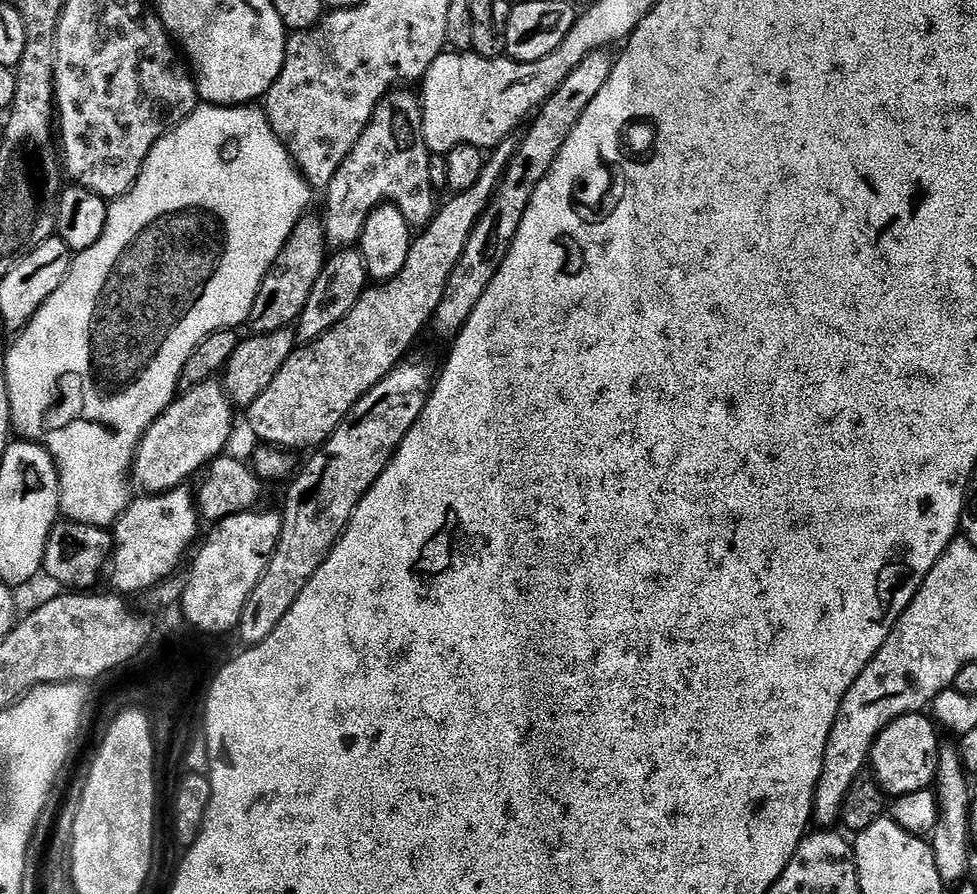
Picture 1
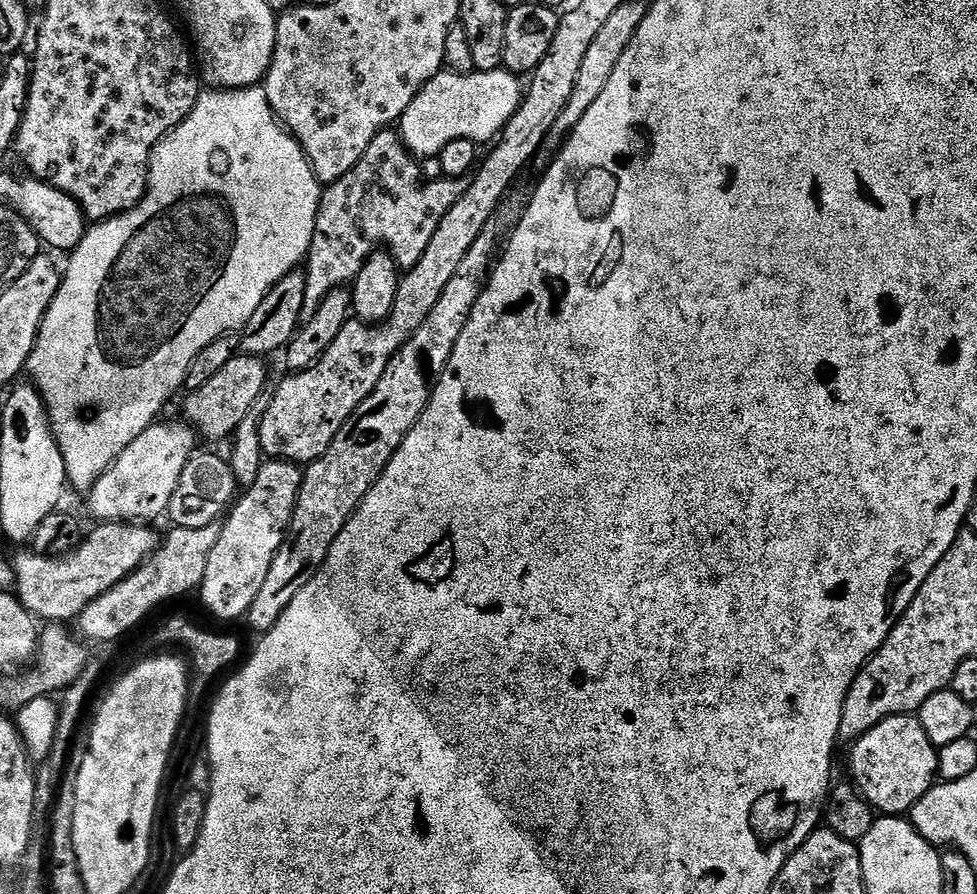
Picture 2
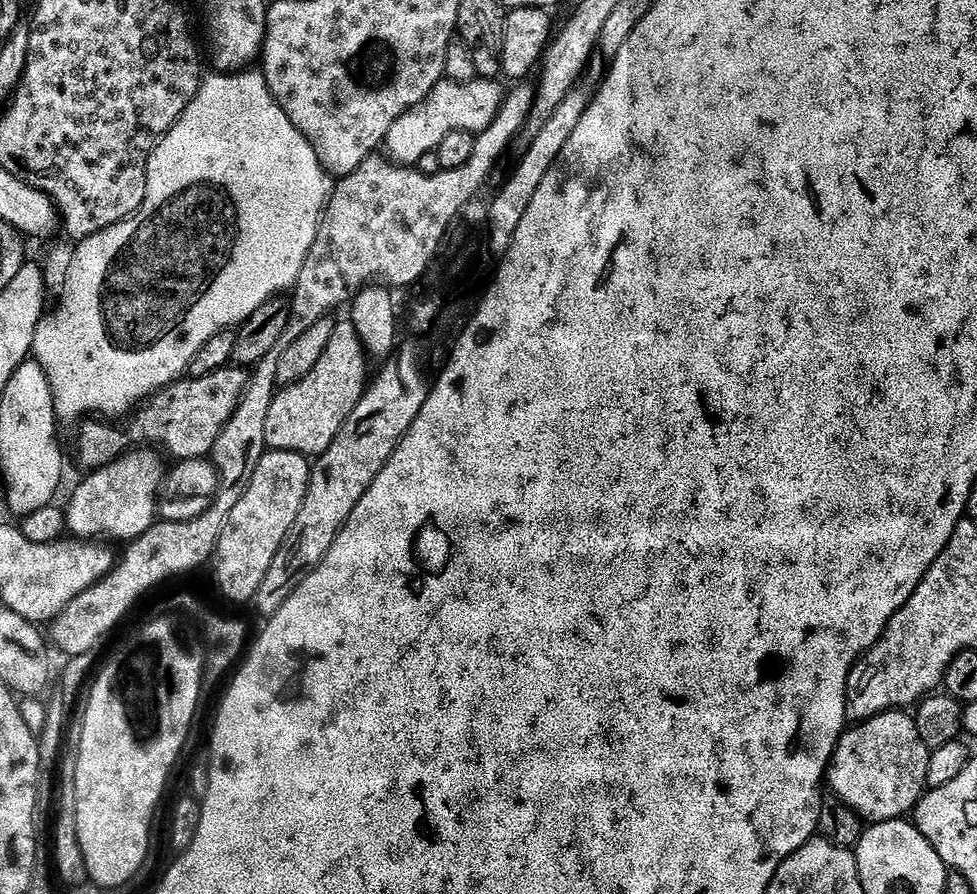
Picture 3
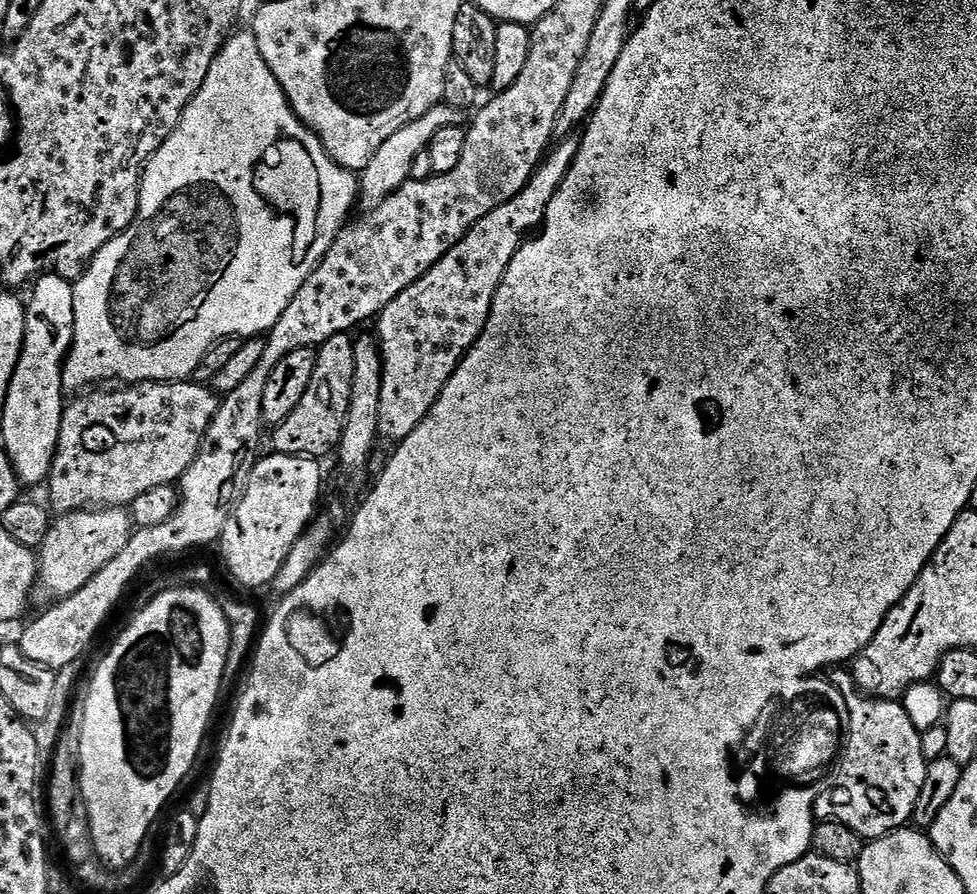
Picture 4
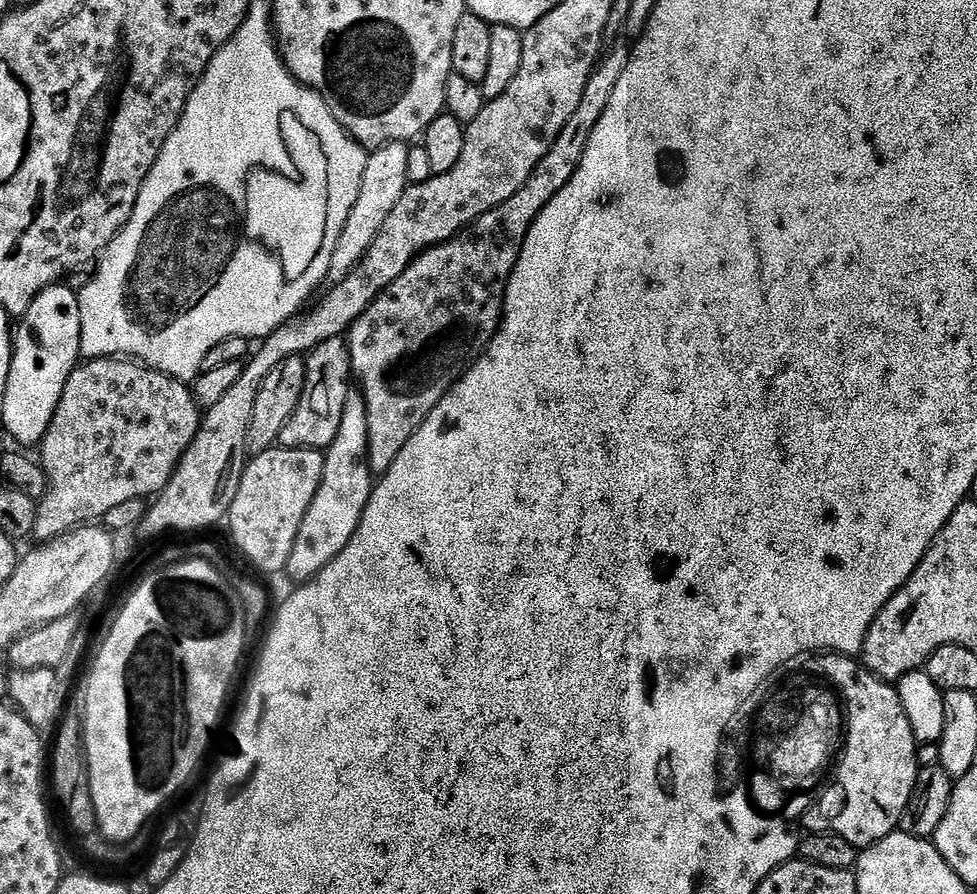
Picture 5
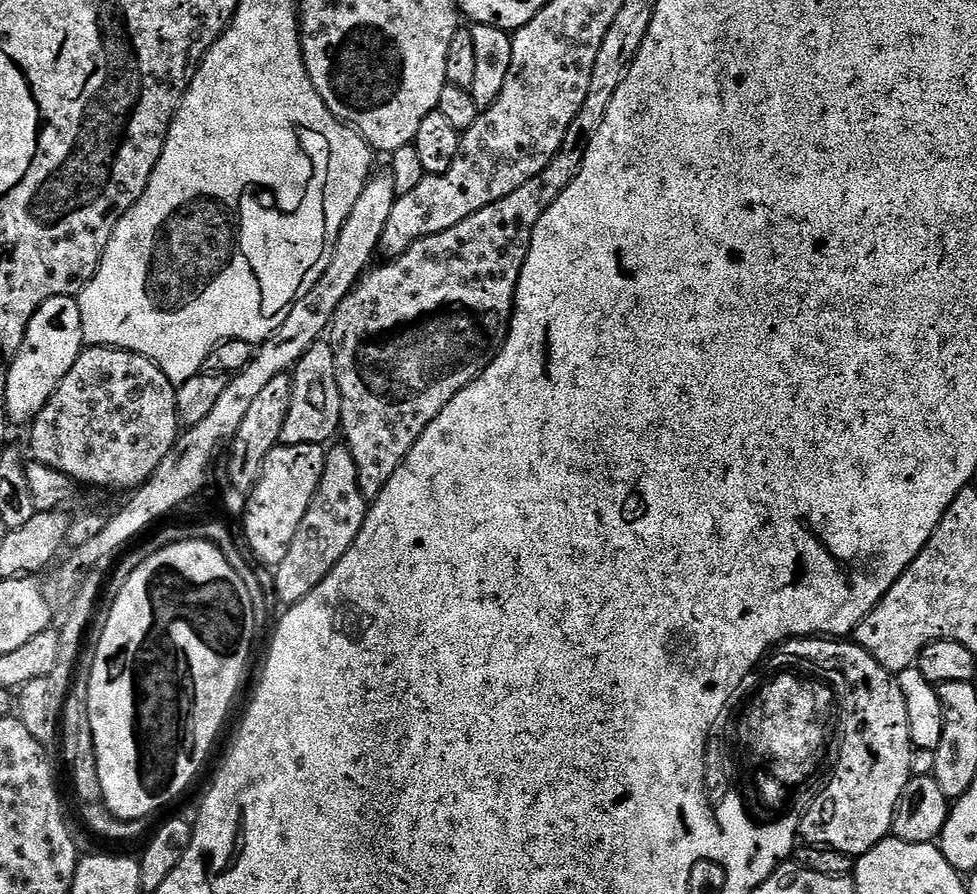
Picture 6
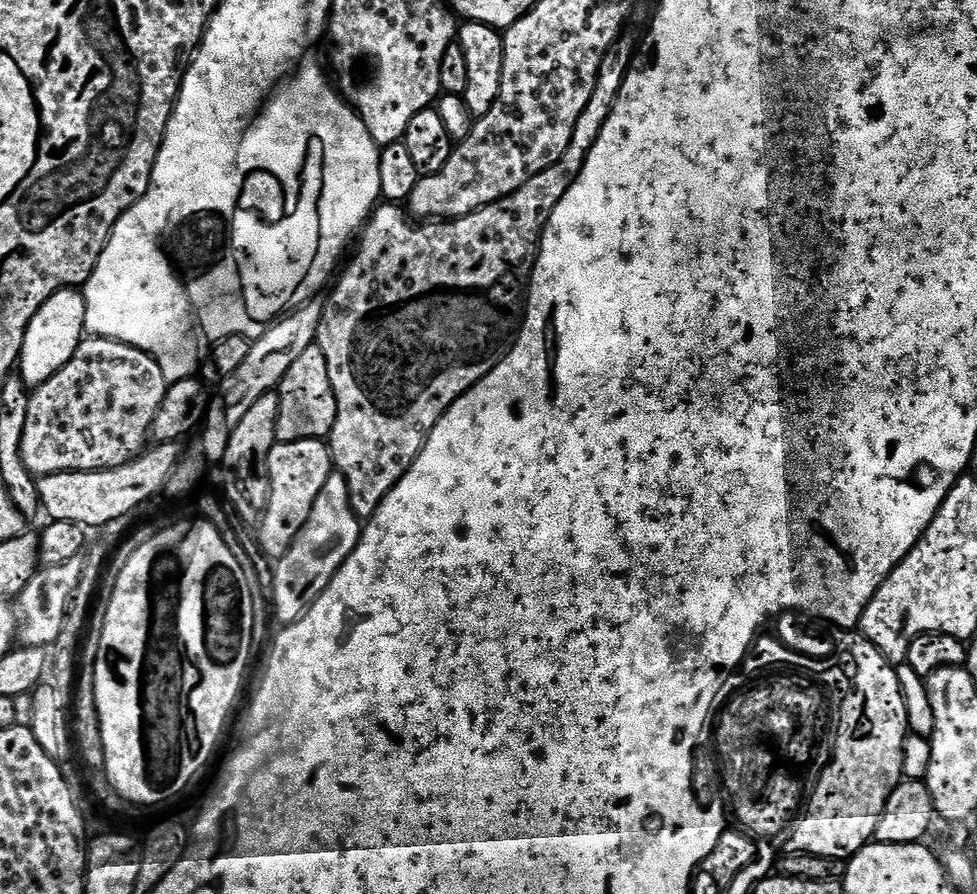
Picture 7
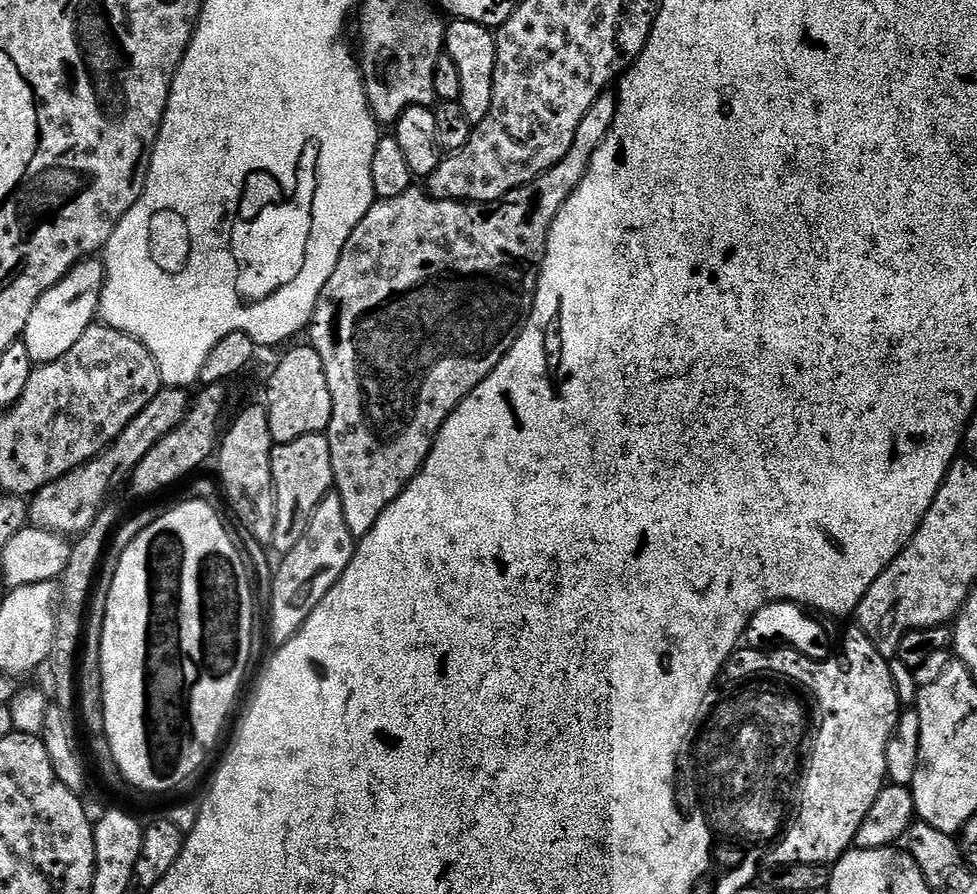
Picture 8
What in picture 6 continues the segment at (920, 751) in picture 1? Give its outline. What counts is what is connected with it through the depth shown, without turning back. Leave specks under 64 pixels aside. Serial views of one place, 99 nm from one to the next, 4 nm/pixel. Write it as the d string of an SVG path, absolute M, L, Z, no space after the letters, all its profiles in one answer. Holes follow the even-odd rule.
M797 638L785 640L782 652L800 652L816 664L828 668L828 676L836 685L842 697L842 739L840 758L816 801L800 819L799 839L808 846L823 846L844 852L847 856L859 858L867 854L875 844L889 839L896 807L900 805L902 790L906 790L912 779L910 754L913 744L910 734L910 720L907 718L906 699L902 696L897 677L887 672L861 644L848 638Z

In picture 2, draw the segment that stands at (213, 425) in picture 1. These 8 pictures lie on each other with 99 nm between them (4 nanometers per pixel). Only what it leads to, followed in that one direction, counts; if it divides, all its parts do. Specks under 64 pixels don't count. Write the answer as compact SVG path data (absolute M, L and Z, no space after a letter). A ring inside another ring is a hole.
M172 420L169 424L151 424L100 475L86 496L88 508L97 516L97 521L156 522L152 520L167 513L170 498L174 498L174 490L178 487L178 478L182 478L186 462L198 448L197 433L187 423L177 420Z

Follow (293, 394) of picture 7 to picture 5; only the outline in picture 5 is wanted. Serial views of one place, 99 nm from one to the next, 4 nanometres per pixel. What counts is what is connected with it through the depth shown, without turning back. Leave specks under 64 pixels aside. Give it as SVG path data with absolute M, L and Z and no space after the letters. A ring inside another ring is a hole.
M335 336L322 342L306 356L306 386L302 390L302 398L298 402L298 410L286 422L278 444L282 448L315 448L326 450L330 442L338 434L338 426L342 422L342 406L346 406L346 398L353 379L352 363L347 339Z

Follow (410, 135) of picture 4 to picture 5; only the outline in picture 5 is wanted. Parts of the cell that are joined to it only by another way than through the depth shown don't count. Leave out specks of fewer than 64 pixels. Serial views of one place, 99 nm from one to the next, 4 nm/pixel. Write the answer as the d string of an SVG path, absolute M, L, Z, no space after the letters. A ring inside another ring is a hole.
M407 143L385 144L369 155L366 162L366 174L362 174L362 186L358 190L358 202L350 210L350 218L346 218L346 226L342 226L342 234L338 238L338 246L334 246L334 258L330 258L330 270L326 277L329 285L342 282L360 264L360 259L370 250L374 238L386 226L386 218L398 206L398 198L410 187L408 180L408 148Z

